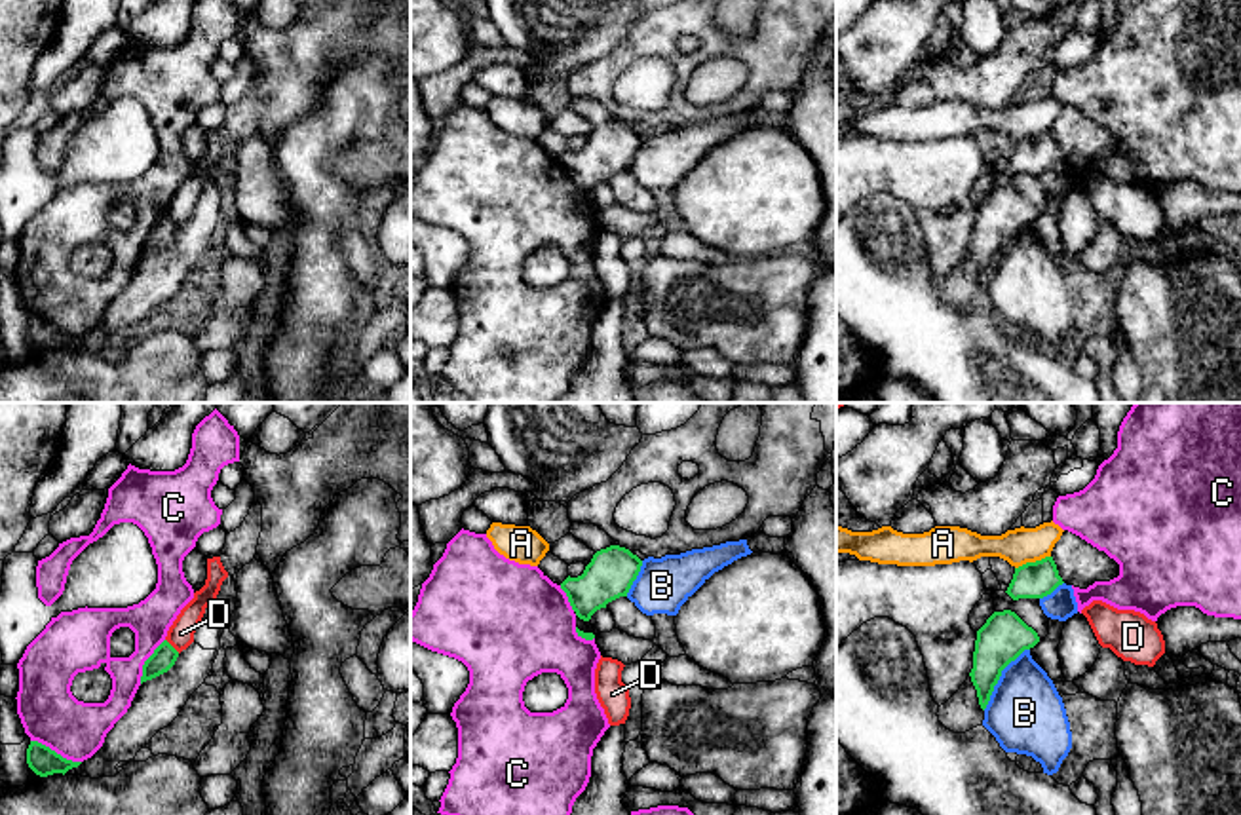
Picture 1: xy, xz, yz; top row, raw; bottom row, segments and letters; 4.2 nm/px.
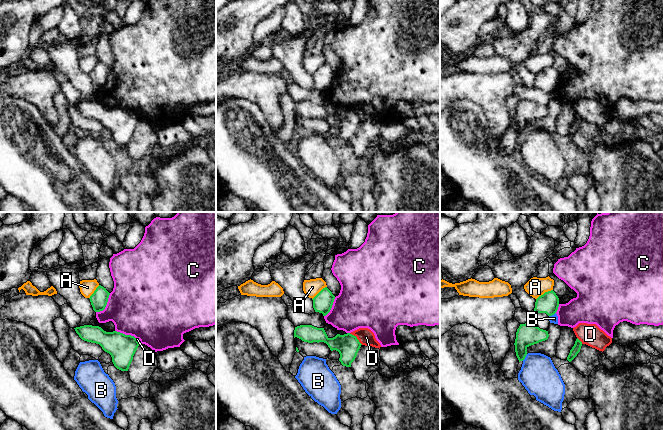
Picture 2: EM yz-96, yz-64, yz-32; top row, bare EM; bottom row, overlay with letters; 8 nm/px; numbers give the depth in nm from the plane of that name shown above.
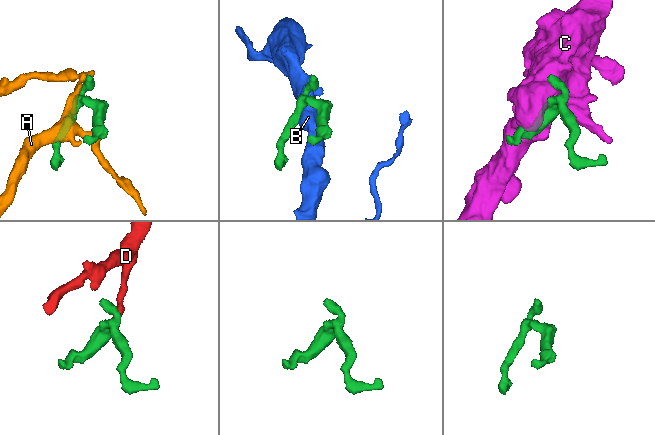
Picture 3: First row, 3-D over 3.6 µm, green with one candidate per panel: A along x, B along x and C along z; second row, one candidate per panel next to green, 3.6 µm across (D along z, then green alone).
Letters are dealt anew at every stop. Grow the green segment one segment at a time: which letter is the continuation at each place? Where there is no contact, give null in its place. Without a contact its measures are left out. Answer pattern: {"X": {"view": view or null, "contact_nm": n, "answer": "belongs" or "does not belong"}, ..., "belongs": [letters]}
{"A": {"view": "yz", "contact_nm": 160, "answer": "does not belong"}, "B": {"view": "yz", "contact_nm": 320, "answer": "does not belong"}, "C": {"view": "xy", "contact_nm": 240, "answer": "does not belong"}, "D": {"view": "xy", "contact_nm": 90, "answer": "does not belong"}, "belongs": []}

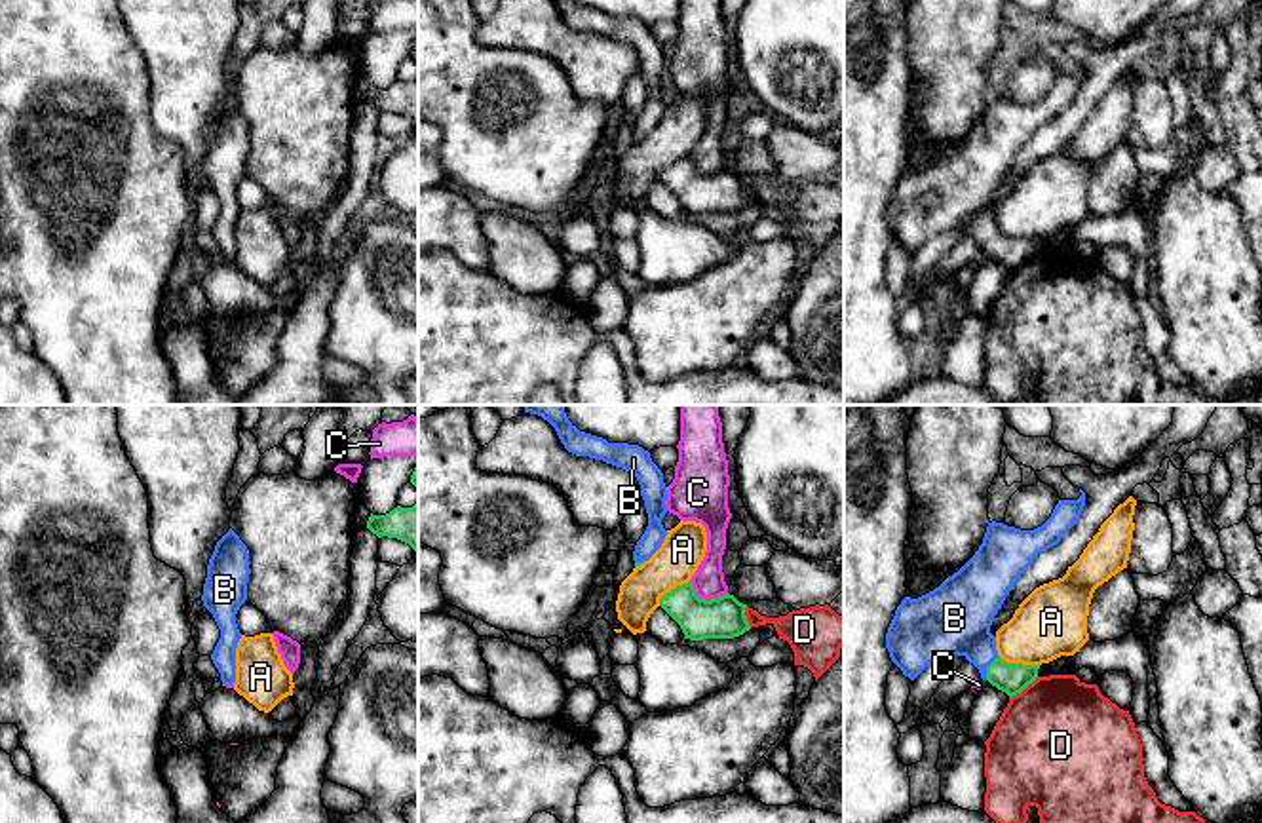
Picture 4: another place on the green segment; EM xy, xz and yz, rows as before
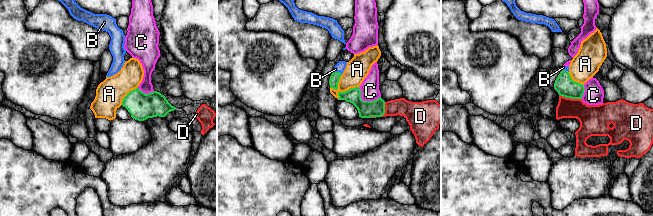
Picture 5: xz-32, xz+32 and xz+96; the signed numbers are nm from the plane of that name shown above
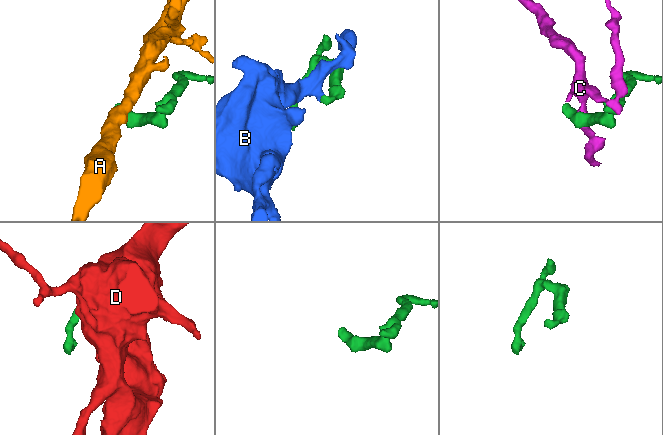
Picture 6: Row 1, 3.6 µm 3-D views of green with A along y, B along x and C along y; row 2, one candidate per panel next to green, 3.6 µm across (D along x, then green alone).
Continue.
{"A": {"view": "yz", "contact_nm": 170, "answer": "does not belong"}, "B": {"view": "yz", "contact_nm": 120, "answer": "belongs"}, "C": {"view": "xz", "contact_nm": 180, "answer": "does not belong"}, "D": {"view": "yz", "contact_nm": 160, "answer": "does not belong"}, "belongs": ["B"]}

